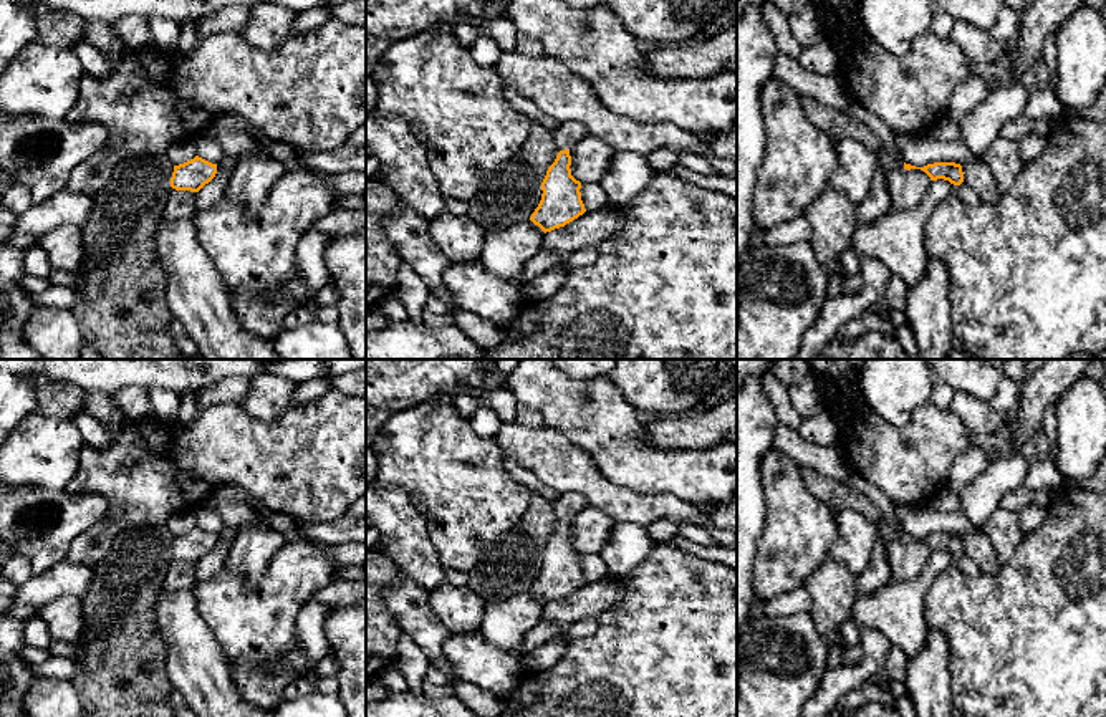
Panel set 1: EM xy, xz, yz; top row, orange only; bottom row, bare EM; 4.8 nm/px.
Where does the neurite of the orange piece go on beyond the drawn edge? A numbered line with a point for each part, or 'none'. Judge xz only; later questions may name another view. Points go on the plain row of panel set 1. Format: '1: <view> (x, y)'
1: xz (568, 504)

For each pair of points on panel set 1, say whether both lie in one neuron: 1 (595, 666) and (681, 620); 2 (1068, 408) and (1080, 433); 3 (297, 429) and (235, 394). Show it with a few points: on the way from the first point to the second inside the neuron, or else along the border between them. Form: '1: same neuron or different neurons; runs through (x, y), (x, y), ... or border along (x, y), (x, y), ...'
1: same neuron; runs through (616, 666), (634, 666), (659, 641)
2: same neuron; runs through (1075, 414), (1080, 419), (1080, 426)
3: different neurons; border along (237, 403), (212, 403), (199, 411)

